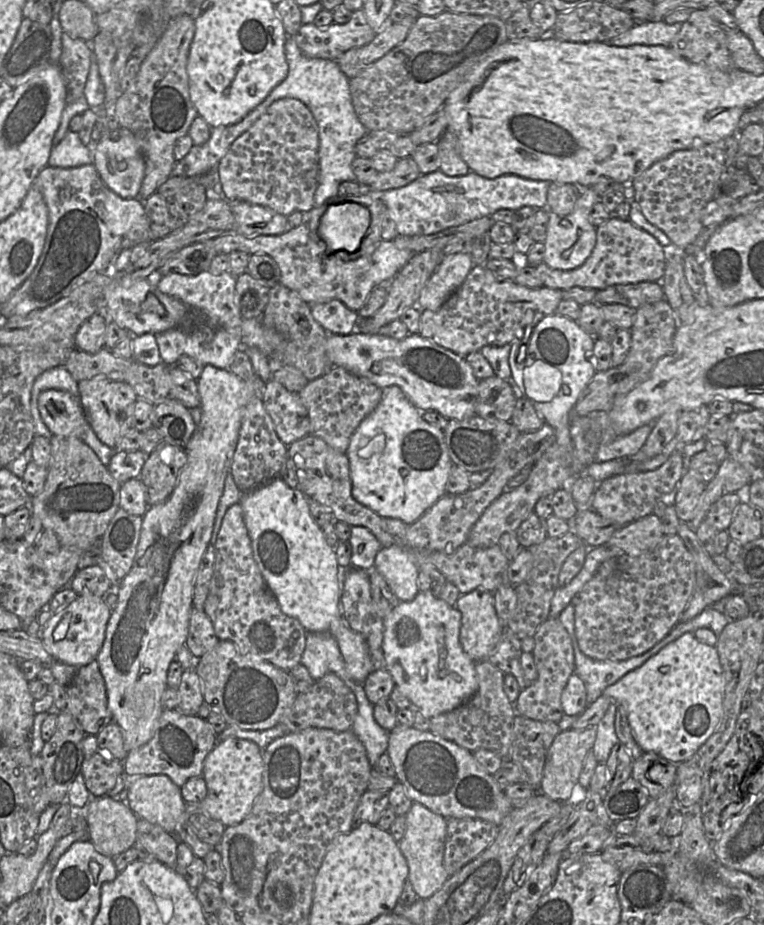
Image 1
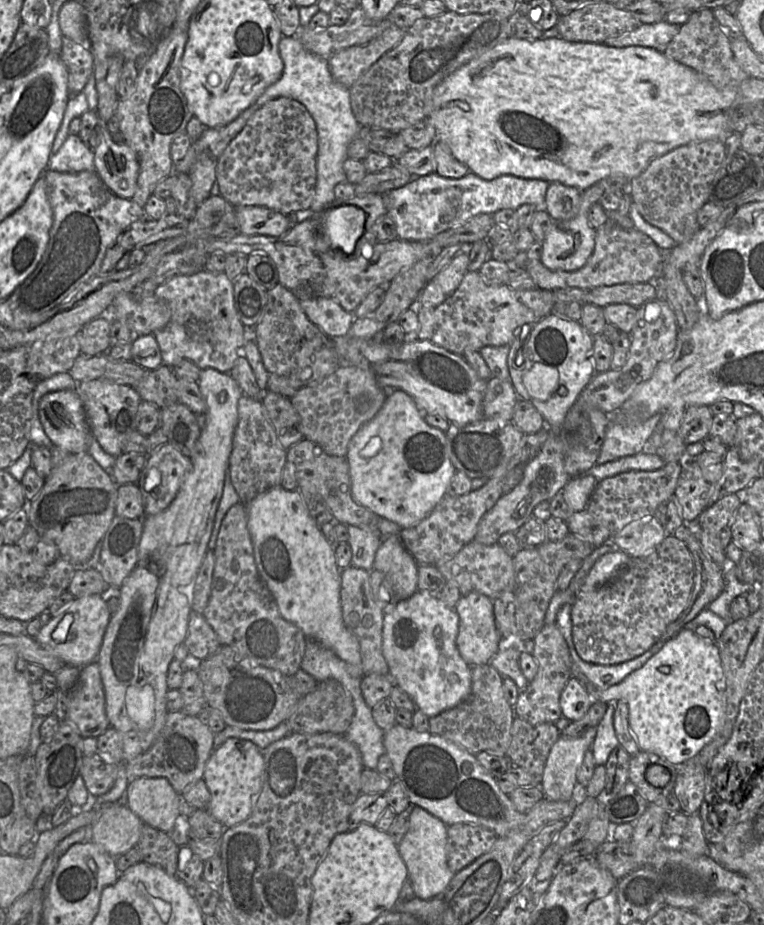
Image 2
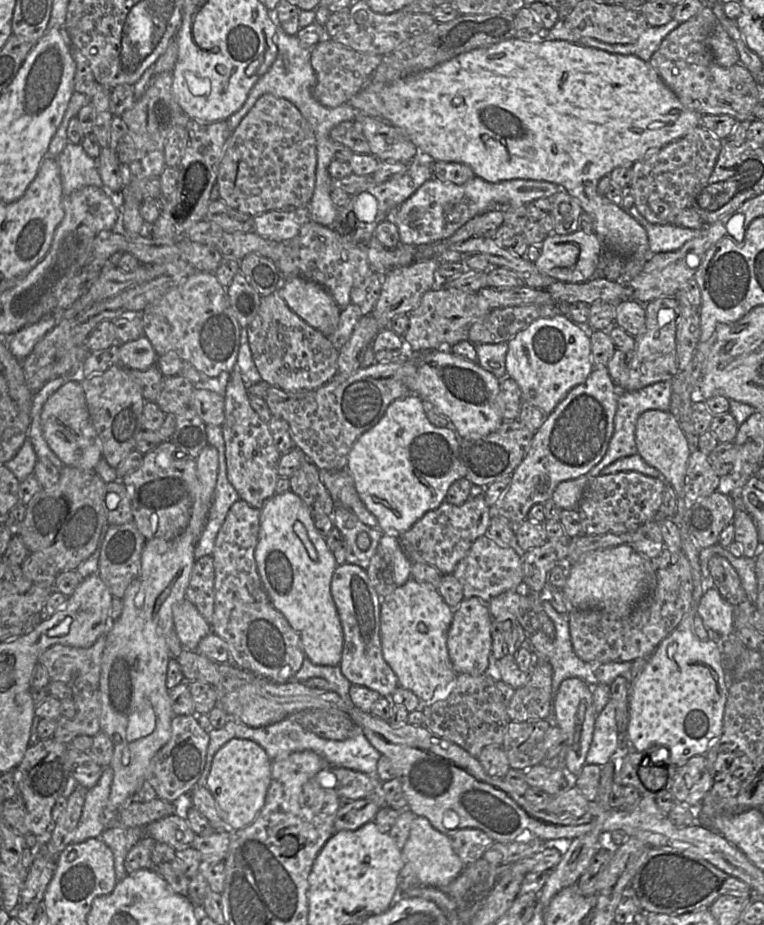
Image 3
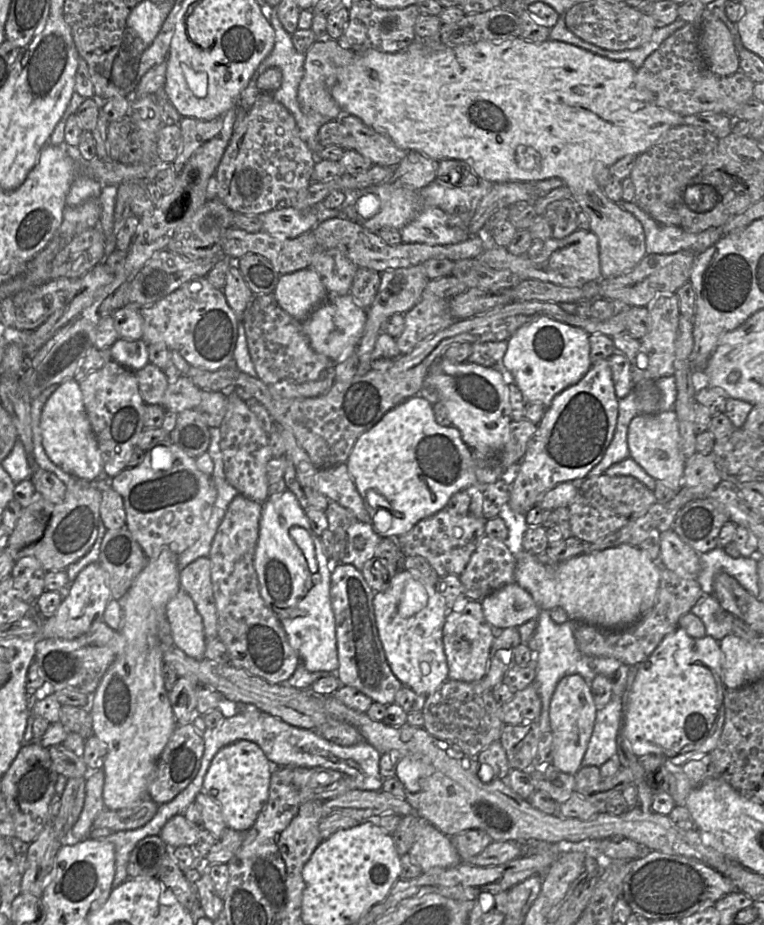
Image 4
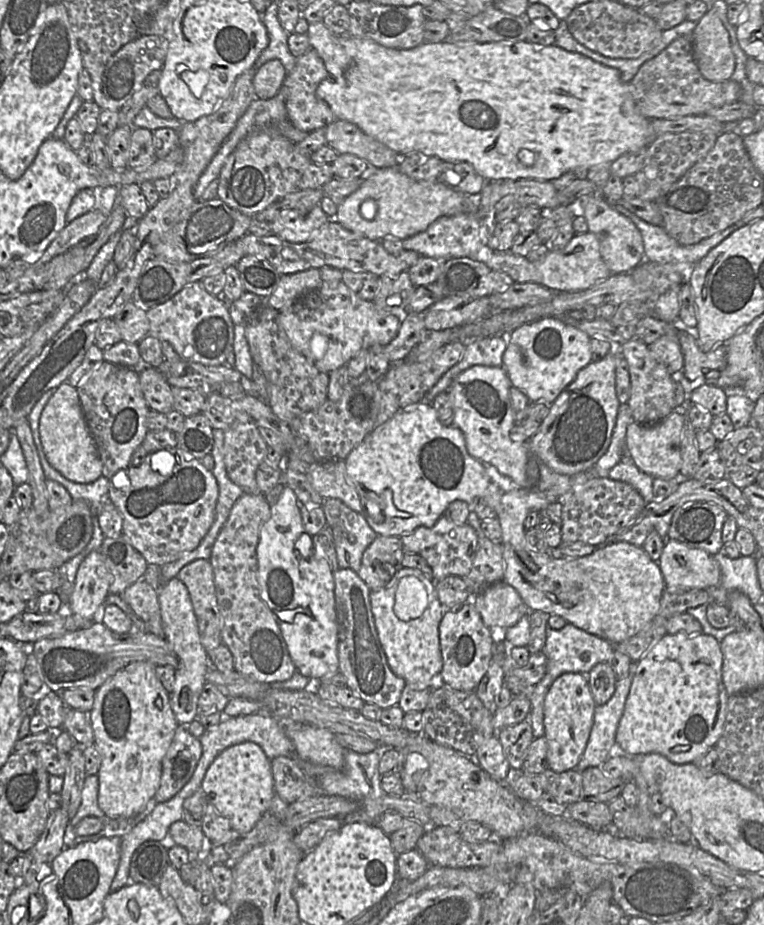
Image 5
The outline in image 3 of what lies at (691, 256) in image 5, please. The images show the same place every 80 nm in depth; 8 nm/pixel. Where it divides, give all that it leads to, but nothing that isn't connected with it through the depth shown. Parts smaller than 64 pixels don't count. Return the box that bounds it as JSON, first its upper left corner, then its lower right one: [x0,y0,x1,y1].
[627,205,702,254]

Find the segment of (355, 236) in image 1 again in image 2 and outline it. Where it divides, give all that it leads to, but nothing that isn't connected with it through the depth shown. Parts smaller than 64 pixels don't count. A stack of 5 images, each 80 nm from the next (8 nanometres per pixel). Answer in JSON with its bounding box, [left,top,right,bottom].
[323,201,366,254]

